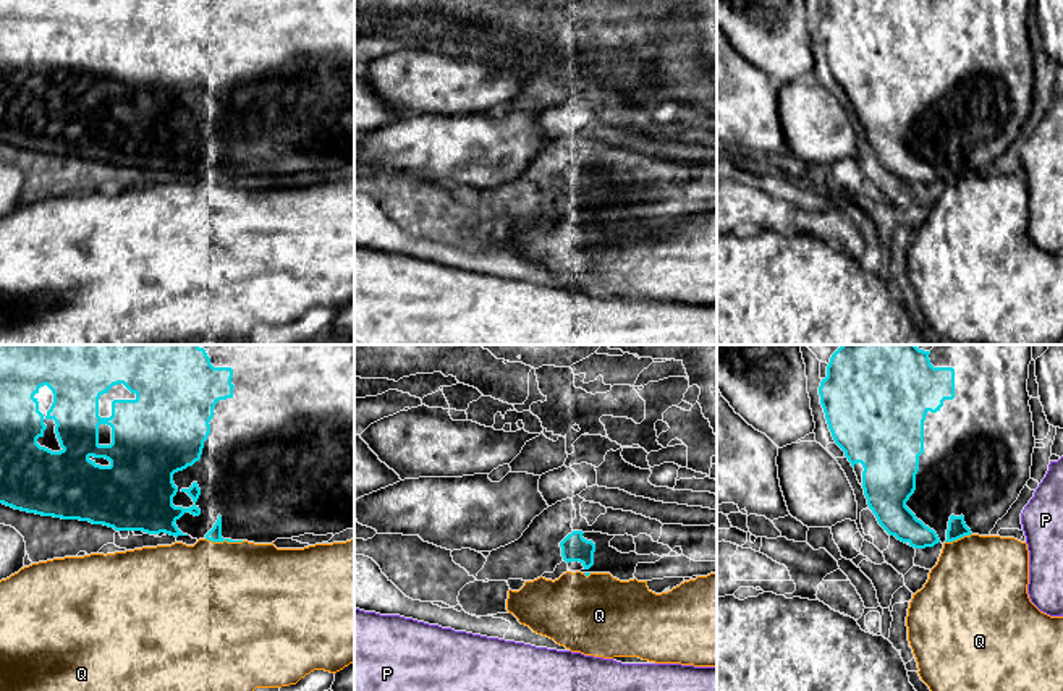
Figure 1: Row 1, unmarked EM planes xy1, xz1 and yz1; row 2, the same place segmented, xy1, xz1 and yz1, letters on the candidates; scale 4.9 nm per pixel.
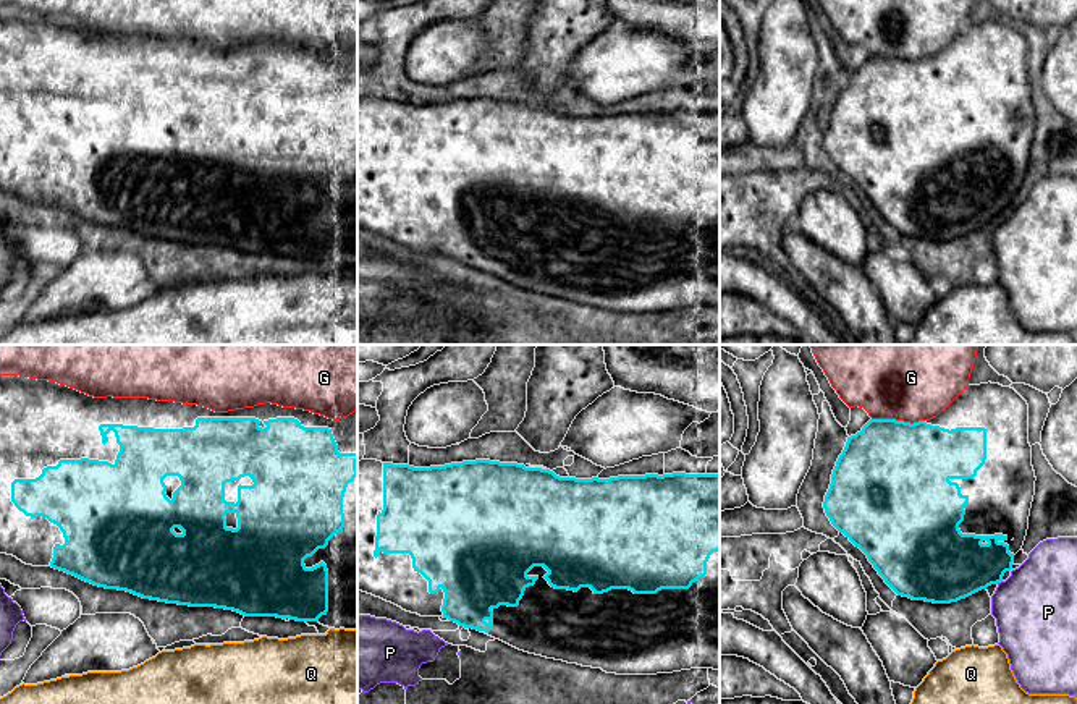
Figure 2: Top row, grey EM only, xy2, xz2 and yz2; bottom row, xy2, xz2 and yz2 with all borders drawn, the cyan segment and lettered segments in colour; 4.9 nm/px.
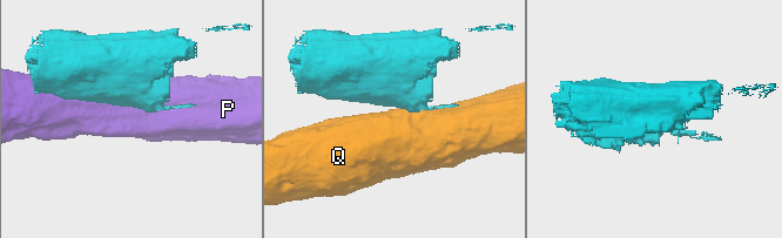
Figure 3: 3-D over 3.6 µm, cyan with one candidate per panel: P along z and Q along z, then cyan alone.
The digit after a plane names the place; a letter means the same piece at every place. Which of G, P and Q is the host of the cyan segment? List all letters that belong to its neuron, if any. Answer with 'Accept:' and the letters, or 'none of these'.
Accept: none of these

